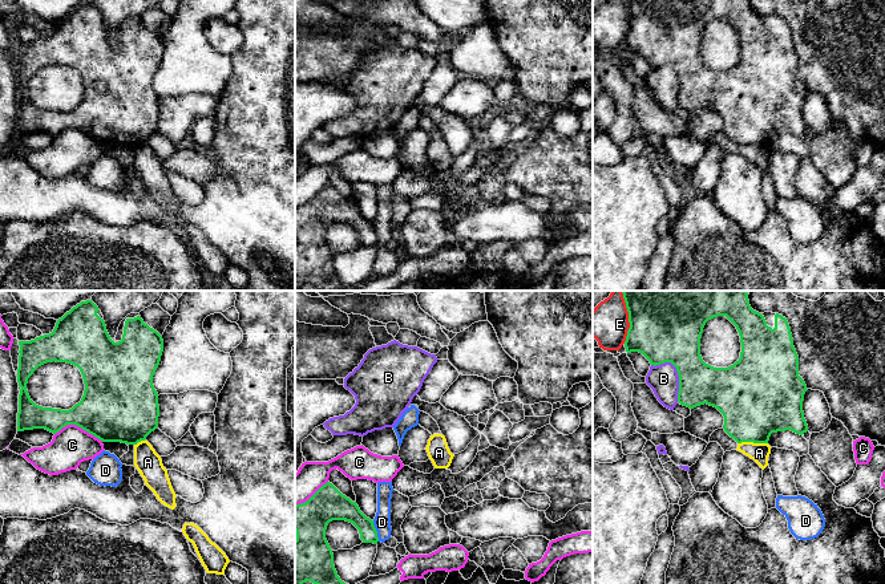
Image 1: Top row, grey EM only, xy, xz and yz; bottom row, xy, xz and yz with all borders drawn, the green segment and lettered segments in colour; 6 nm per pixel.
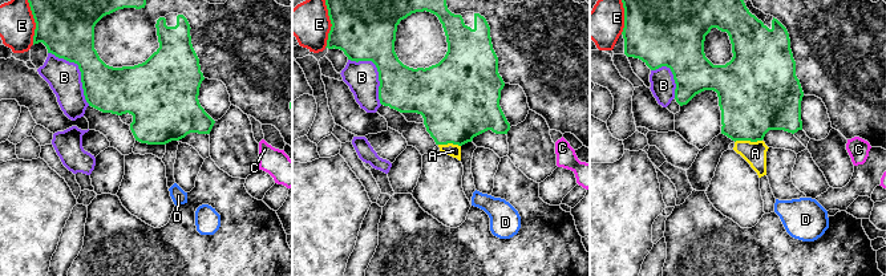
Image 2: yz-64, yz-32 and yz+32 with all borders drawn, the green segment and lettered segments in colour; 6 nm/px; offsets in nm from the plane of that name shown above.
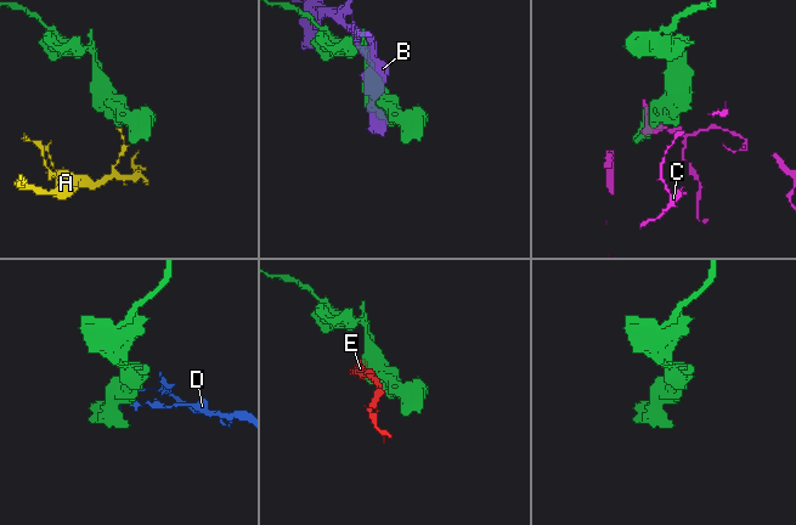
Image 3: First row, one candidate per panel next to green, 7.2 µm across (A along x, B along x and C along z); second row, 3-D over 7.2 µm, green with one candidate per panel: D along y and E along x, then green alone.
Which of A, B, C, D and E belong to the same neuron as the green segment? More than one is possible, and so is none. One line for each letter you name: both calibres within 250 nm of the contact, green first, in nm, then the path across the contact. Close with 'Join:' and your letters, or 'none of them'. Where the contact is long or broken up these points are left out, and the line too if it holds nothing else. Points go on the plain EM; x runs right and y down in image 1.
Join: none of them

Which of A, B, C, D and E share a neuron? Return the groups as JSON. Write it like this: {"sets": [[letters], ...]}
{"sets": [["A"], ["B"], ["C"], ["D"], ["E"]]}

